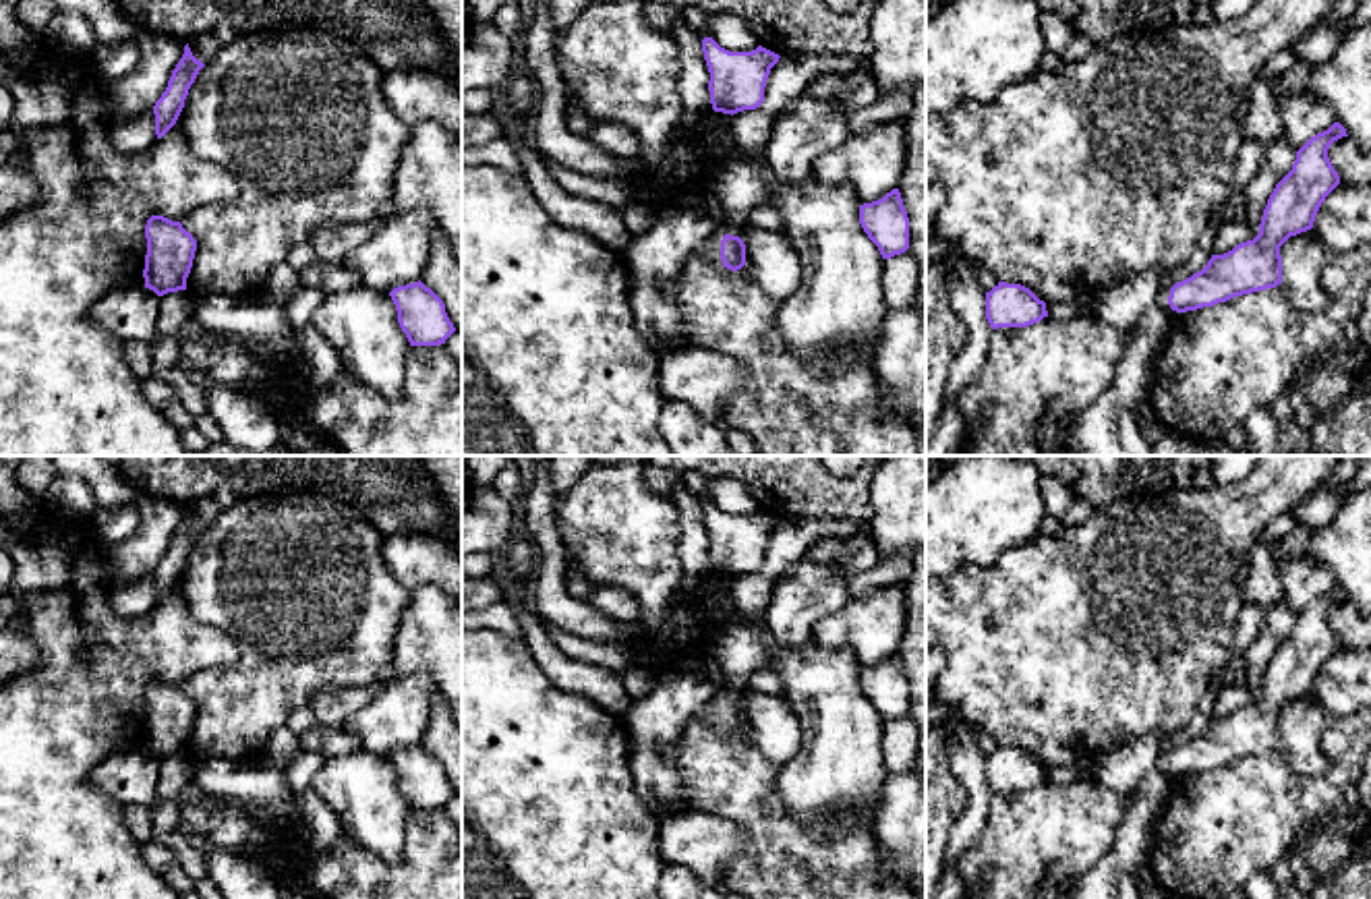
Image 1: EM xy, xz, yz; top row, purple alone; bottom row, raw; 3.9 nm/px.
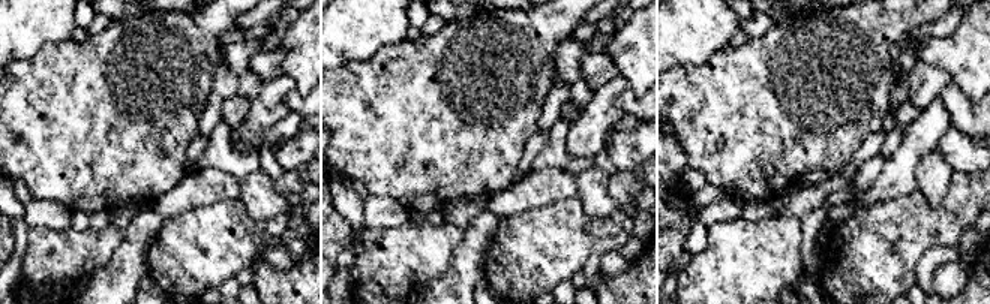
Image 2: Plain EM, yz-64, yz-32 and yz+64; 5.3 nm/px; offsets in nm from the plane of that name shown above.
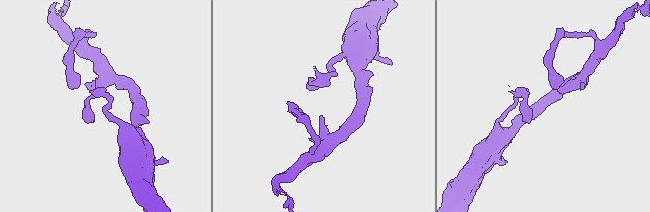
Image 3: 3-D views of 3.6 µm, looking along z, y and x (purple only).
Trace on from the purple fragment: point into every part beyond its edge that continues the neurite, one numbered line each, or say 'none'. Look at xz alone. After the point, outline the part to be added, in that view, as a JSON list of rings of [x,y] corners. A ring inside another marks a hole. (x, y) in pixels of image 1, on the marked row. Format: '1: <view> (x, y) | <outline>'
1: xz (711, 249) | [[[746,226],[727,228],[727,230],[723,230],[723,232],[712,234],[712,236],[702,244],[704,257],[706,257],[710,263],[714,263],[717,267],[723,267],[723,261],[721,261],[721,240],[723,240],[725,234],[739,236],[739,238],[743,240],[743,244],[746,244],[746,265],[752,265],[750,253],[748,253],[748,242],[746,242]]]

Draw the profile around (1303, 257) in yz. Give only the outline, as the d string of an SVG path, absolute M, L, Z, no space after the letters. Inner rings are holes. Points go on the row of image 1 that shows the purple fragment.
M1307 232L1290 236L1280 246L1282 284L1299 311L1319 313L1330 304L1323 288L1323 269L1330 255L1332 251Z

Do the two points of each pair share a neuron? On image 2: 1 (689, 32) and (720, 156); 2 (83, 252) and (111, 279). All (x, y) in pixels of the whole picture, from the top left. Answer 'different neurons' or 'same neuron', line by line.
1: different neurons
2: different neurons

